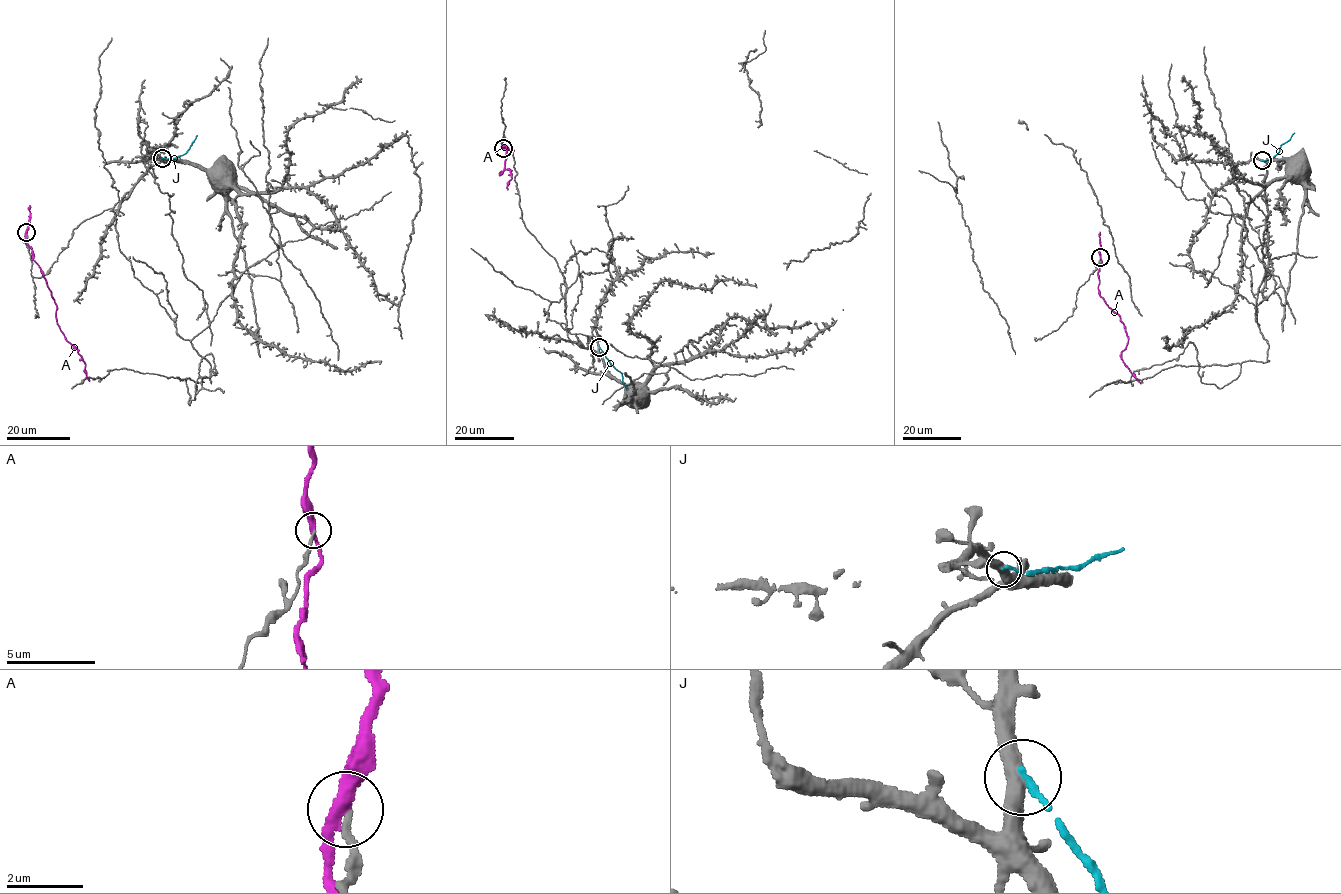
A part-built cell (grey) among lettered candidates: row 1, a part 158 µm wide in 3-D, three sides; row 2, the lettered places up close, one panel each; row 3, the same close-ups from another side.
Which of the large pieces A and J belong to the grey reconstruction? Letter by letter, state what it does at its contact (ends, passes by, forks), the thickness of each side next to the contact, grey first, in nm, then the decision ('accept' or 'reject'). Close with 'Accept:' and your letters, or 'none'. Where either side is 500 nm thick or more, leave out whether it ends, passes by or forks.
A: it passes by; 180 nm thick on the grey side, 320 nm on the other; reject
J: it ends there; 440 nm thick on the grey side, 180 nm on the other; reject
Accept: none

